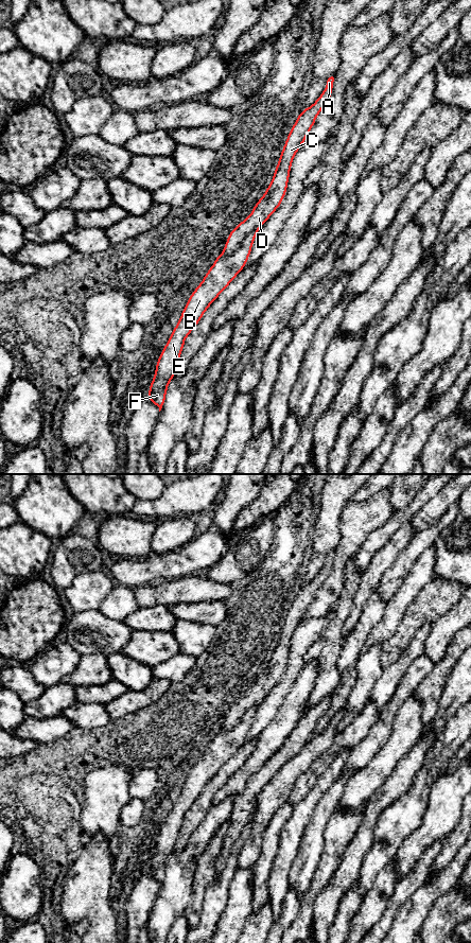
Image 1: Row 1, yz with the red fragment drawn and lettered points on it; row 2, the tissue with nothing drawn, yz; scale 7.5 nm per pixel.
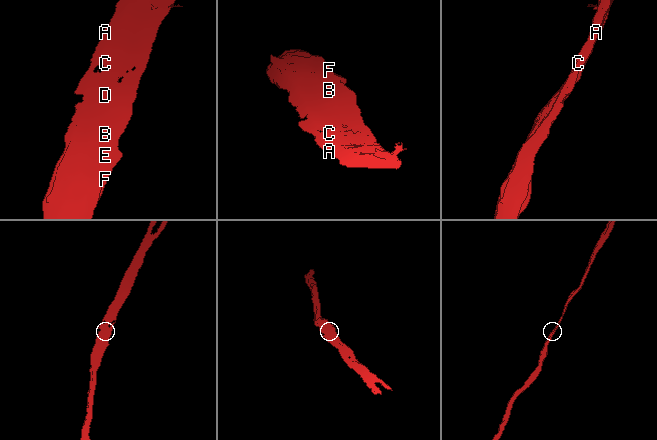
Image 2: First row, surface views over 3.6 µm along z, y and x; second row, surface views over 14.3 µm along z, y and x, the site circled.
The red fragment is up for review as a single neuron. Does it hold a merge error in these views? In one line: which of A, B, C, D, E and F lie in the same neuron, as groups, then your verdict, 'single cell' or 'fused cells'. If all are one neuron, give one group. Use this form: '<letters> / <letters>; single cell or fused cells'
A C D / B E F; fused cells

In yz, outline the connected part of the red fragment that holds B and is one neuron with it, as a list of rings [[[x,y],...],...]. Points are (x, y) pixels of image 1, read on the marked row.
[[[254,230],[248,233],[230,256],[221,254],[202,283],[190,296],[177,326],[161,351],[147,394],[147,398],[159,407],[159,412],[164,405],[167,388],[170,381],[174,378],[185,338],[191,333],[208,307],[219,297],[220,293],[245,267],[257,232],[258,230]]]

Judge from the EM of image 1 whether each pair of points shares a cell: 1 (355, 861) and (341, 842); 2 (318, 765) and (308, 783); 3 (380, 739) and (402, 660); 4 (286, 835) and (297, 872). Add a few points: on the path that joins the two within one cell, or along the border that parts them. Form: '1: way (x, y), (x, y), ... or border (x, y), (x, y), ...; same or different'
1: border (358, 826), (334, 871); different
2: way (316, 769), (309, 779); same
3: border (404, 673), (395, 694), (385, 704), (379, 716); different
4: border (302, 837), (298, 854), (291, 867), (289, 885); different

